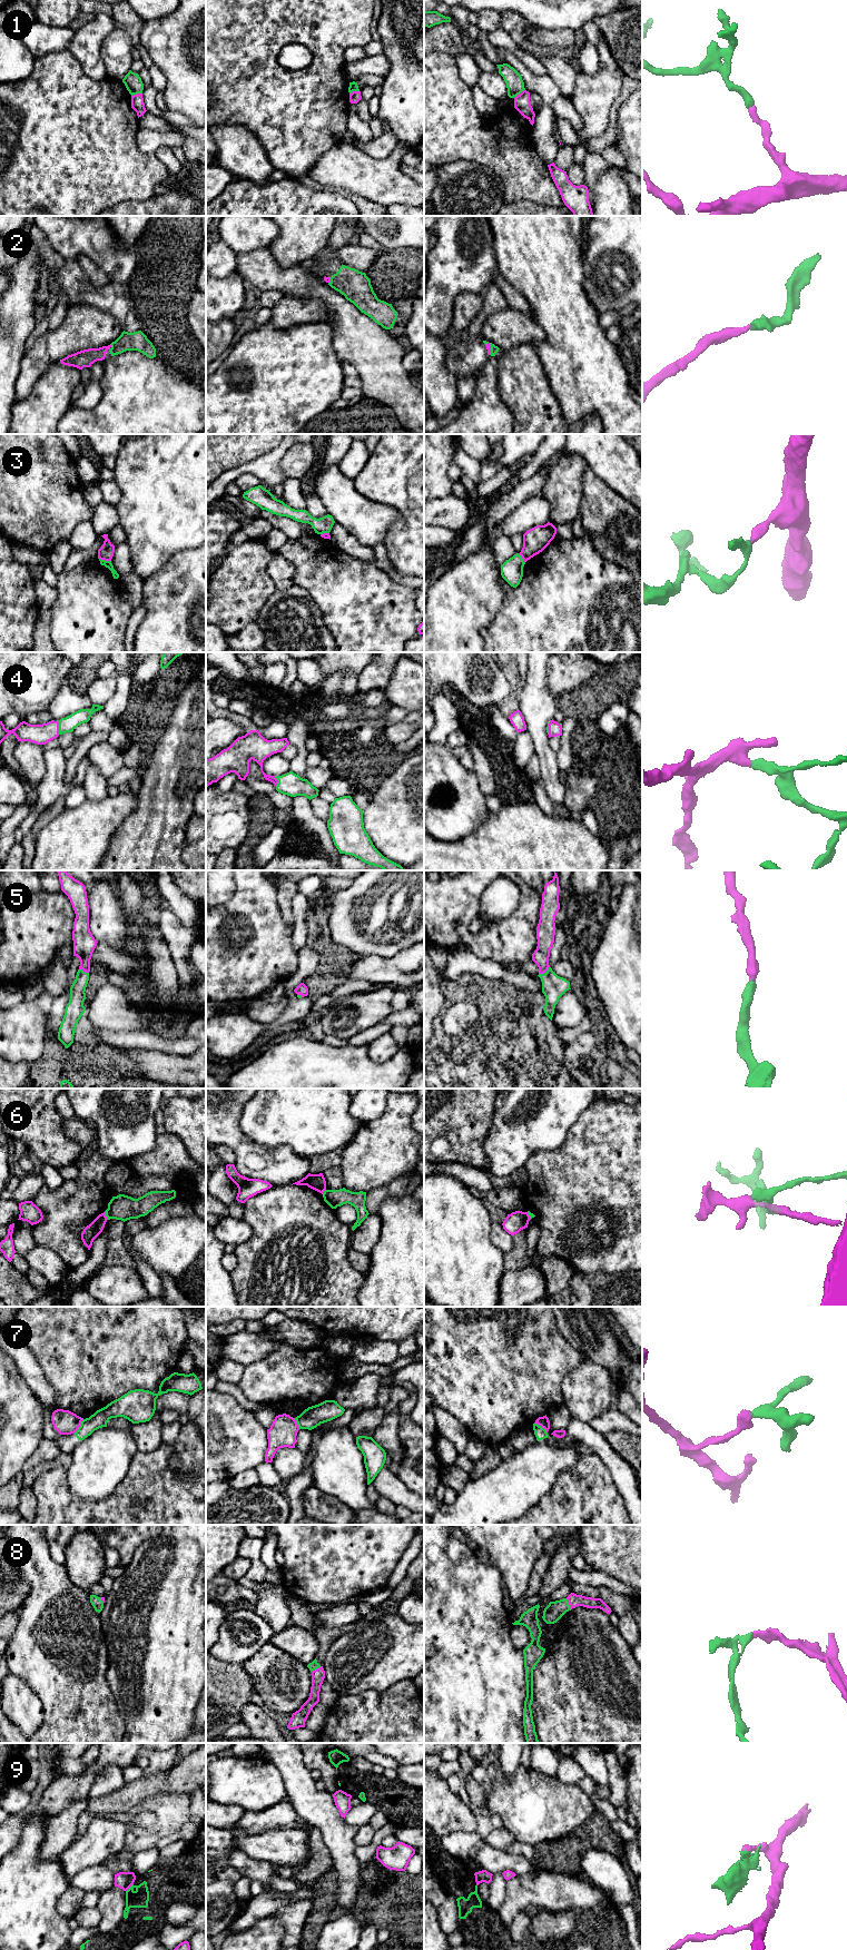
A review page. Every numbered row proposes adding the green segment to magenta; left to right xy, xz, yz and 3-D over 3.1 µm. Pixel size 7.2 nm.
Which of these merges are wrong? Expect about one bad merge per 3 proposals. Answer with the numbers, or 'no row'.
1, 3, 6, 7, 9

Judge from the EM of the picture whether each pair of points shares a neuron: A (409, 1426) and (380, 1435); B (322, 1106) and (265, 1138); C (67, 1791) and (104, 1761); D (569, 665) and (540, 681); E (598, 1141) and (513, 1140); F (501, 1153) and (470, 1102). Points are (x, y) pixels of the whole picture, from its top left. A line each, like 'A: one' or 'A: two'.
A: two
B: one
C: one
D: two
E: two
F: two

